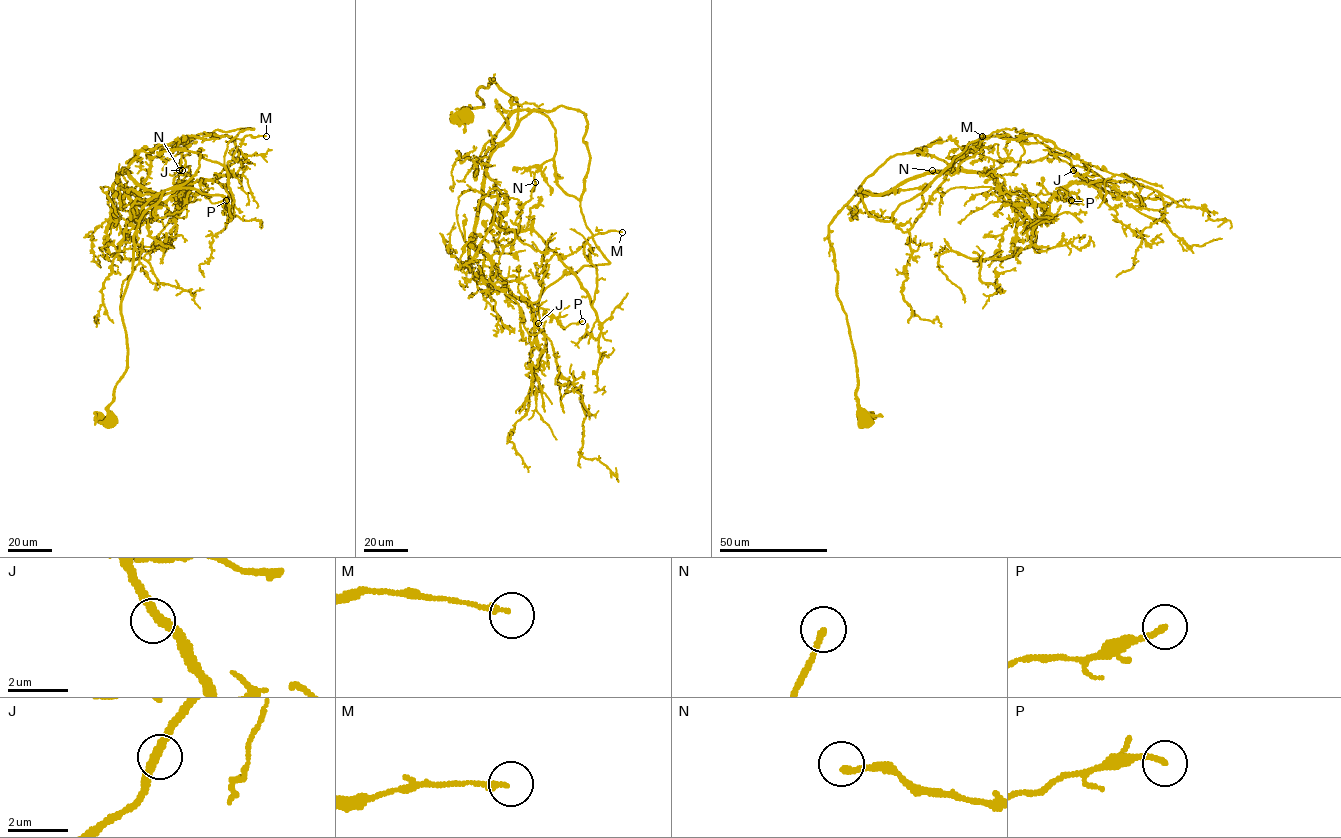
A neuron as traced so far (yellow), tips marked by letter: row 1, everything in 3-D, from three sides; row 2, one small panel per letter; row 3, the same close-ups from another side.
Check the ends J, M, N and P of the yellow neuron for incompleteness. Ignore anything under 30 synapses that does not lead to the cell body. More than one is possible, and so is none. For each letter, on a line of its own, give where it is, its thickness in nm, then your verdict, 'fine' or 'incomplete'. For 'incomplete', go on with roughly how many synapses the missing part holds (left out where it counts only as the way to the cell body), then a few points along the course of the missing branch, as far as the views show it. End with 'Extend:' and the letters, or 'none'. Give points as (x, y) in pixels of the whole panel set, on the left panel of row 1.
J: (182, 170) | 280 nm | fine
M: (266, 136) | 200 nm | fine
N: (179, 170) | 200 nm | fine
P: (226, 200) | 180 nm | fine
Extend: none

